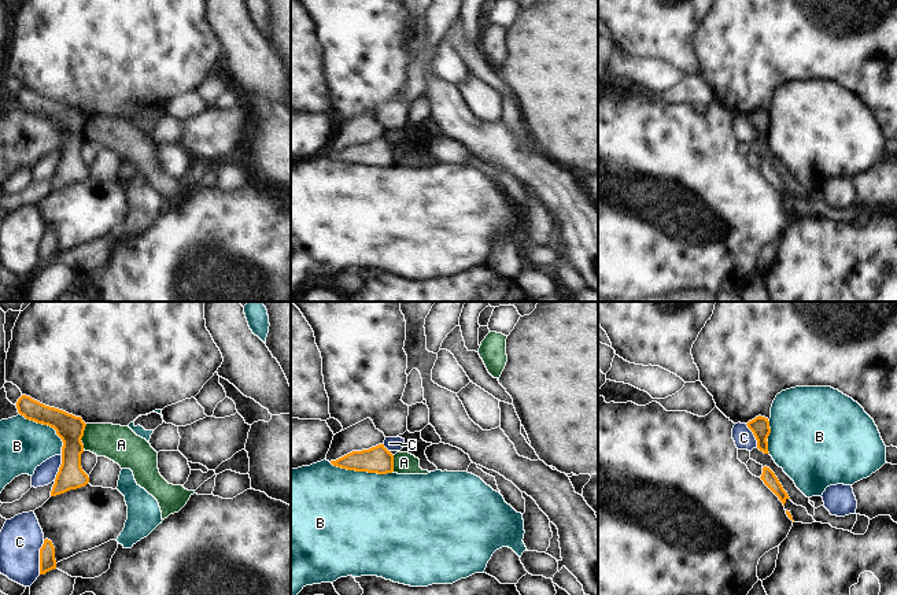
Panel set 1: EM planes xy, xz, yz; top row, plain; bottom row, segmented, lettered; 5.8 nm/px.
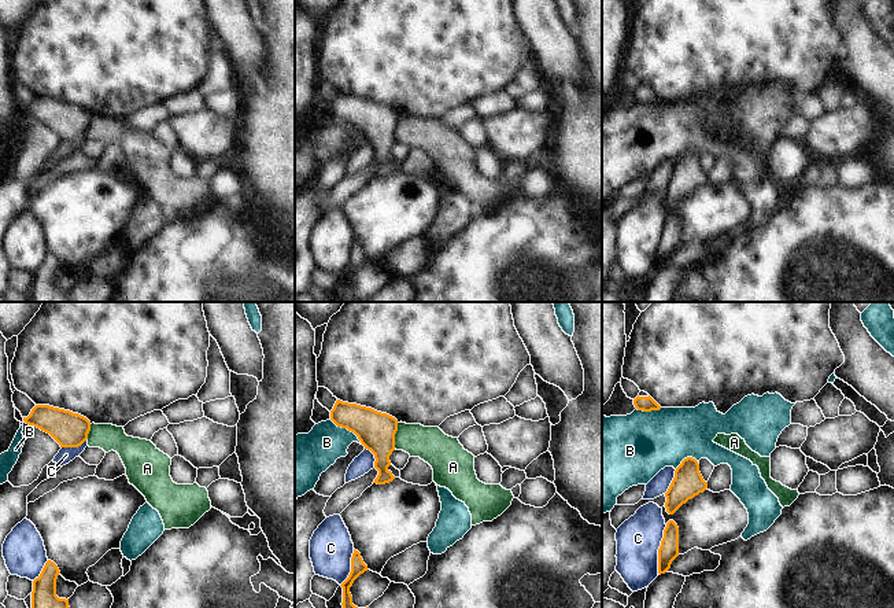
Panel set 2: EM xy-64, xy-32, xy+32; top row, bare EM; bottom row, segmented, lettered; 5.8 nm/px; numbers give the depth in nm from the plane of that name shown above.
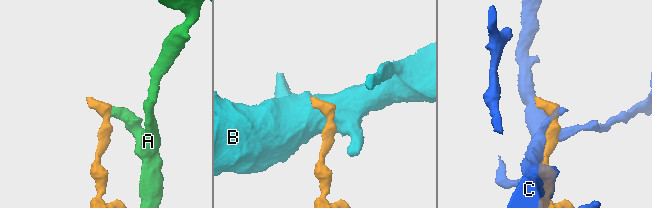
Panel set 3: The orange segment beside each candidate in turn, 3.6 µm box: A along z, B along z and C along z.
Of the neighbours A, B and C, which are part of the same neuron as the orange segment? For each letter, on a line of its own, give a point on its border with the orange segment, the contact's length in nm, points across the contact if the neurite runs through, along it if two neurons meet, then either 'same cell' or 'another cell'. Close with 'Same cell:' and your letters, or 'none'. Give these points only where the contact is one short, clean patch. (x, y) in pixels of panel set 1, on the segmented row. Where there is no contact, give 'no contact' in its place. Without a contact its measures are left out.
A: xy (82, 435) | 150 nm | along xy (87, 424), (81, 439), (82, 448) | another cell
B: xz (361, 470) | 380 nm | another cell
C: xy (40, 557) | 200 nm | another cell
Same cell: none

